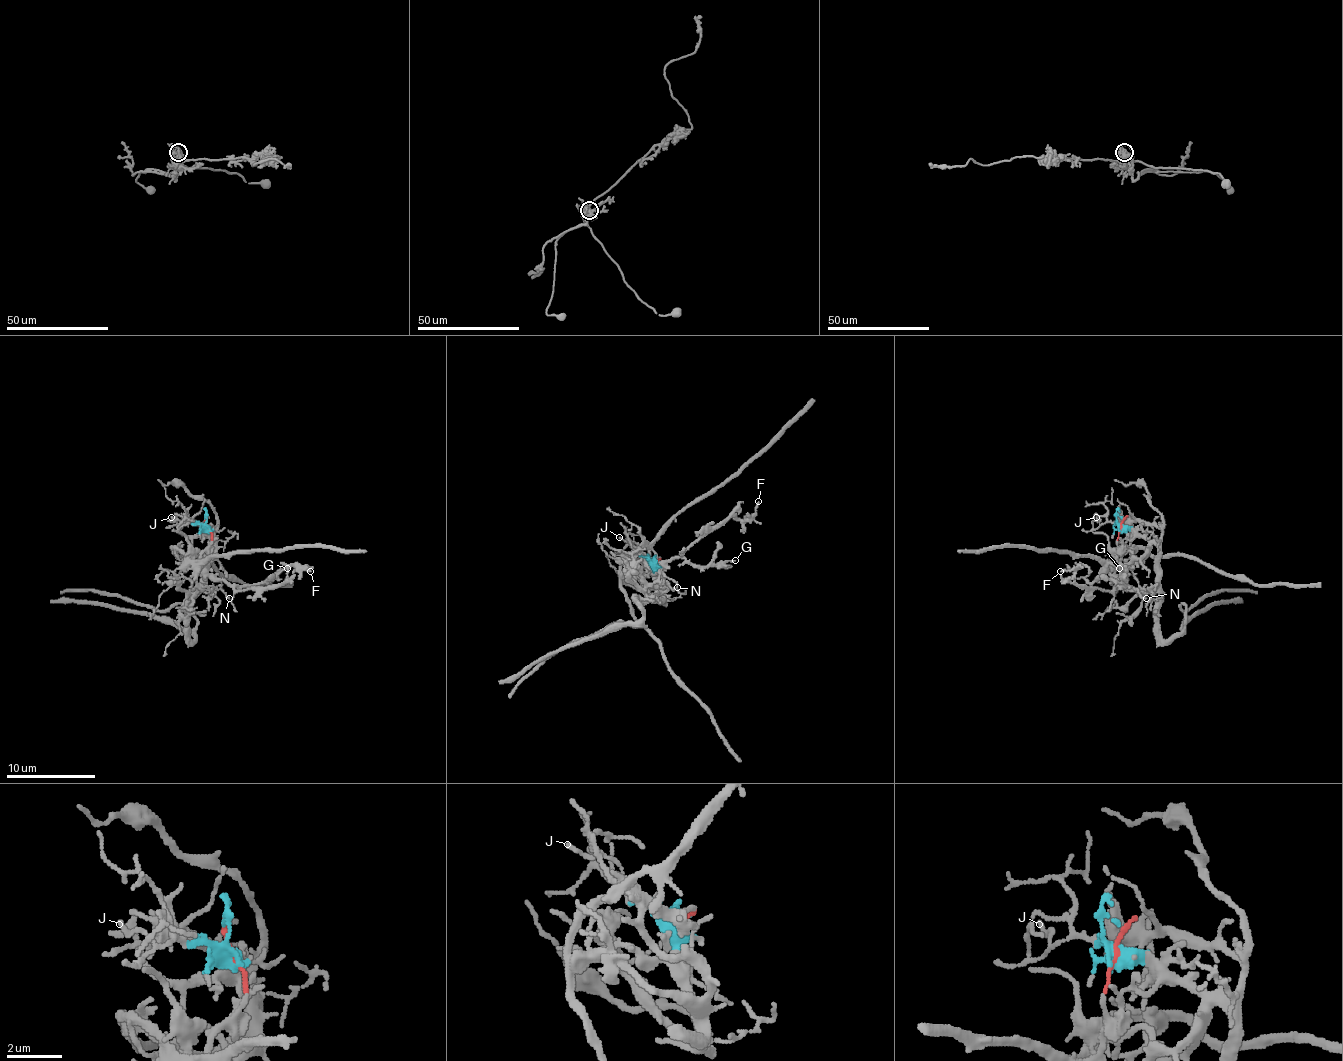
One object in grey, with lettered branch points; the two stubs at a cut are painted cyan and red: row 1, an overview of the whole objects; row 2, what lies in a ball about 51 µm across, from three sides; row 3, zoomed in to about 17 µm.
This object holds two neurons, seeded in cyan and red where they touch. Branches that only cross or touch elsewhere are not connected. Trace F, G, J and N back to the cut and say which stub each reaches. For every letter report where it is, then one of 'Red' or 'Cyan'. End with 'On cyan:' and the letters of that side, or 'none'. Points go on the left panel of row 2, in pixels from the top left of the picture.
F: Place: (310, 571). Red
G: Place: (287, 568). Red
J: Place: (171, 517). Cyan
N: Place: (229, 598). Cyan
On cyan: J, N

